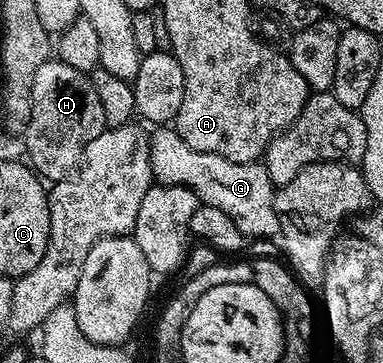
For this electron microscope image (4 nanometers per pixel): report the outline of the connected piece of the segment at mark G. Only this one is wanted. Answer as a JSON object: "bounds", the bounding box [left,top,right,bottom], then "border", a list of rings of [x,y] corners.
{"bounds":[149,126,280,237],"border":[[[162,126],[155,136],[149,137],[150,175],[160,184],[182,184],[197,194],[199,201],[224,210],[241,230],[243,237],[274,236],[280,233],[280,222],[274,205],[276,186],[268,178],[265,163],[228,162],[220,154],[208,154],[204,150],[192,150],[180,138],[173,127]]]}

